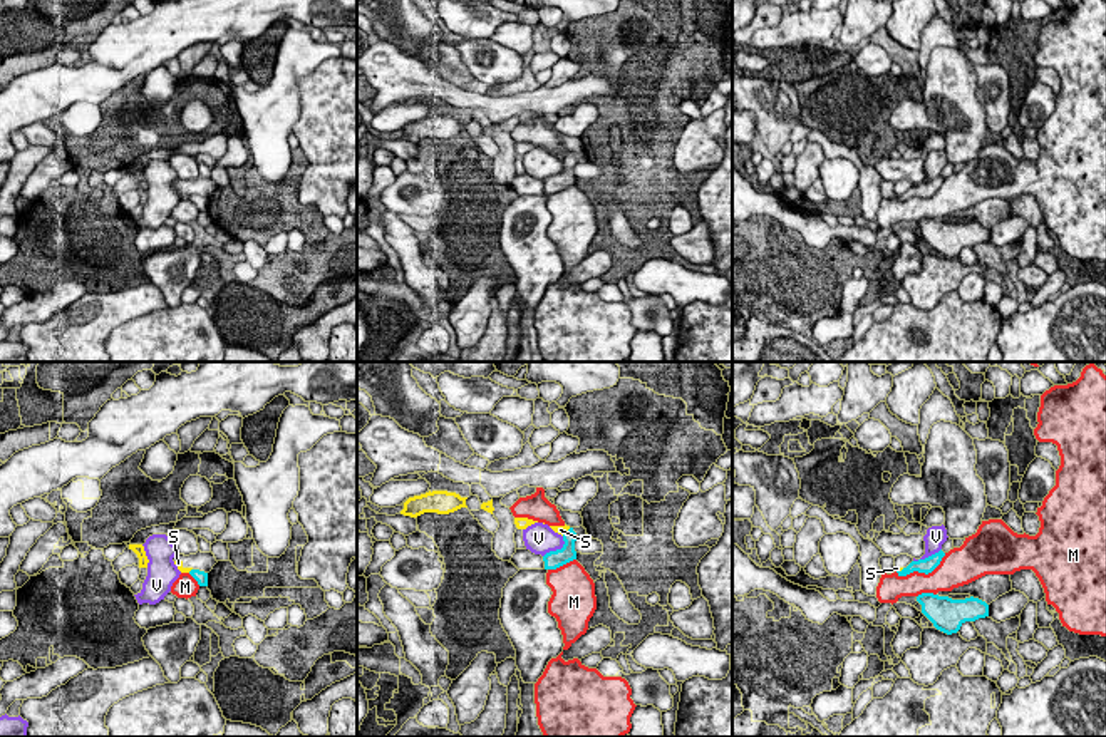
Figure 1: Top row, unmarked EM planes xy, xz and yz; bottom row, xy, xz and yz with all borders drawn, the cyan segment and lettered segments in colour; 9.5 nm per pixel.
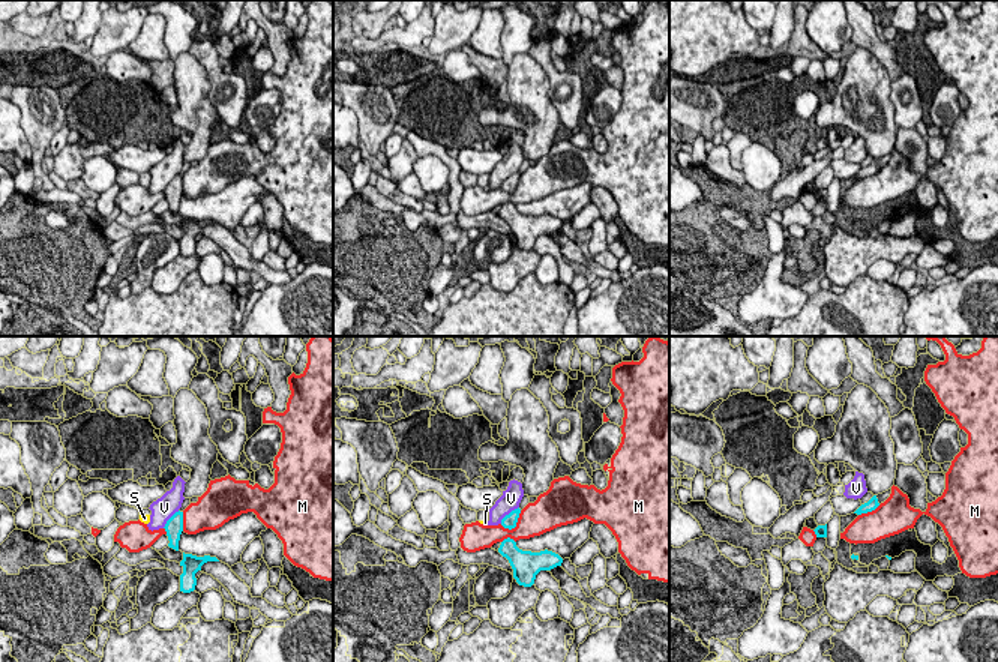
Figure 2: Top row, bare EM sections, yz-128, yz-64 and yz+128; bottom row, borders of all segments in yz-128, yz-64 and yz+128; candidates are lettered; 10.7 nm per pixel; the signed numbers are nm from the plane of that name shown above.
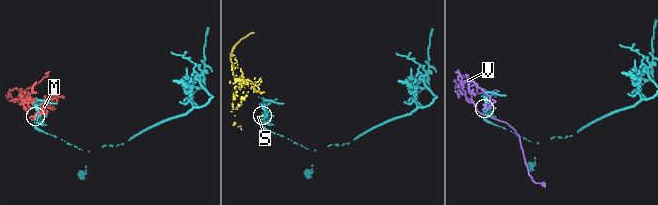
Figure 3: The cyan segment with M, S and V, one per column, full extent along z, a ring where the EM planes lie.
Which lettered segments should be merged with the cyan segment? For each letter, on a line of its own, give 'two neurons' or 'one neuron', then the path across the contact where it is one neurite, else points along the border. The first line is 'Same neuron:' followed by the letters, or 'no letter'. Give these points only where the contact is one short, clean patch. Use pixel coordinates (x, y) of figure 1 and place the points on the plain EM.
Same neuron: no letter
M: two neurons
S: two neurons | along xz (570, 153), (562, 159)
V: two neurons

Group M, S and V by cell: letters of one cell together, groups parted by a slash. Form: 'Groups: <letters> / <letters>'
Groups: M / S / V

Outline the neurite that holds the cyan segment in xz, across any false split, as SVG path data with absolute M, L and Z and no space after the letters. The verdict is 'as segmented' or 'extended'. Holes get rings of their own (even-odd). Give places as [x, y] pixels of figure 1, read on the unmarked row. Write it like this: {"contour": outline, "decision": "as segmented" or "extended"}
{"contour": "M570 152L565 159L563 159L563 173L556 174L556 176L550 176L543 181L545 186L545 194L556 194L573 184L576 184L576 176L575 176L575 166L578 164L576 157L573 156L573 152Z", "decision": "as segmented"}

